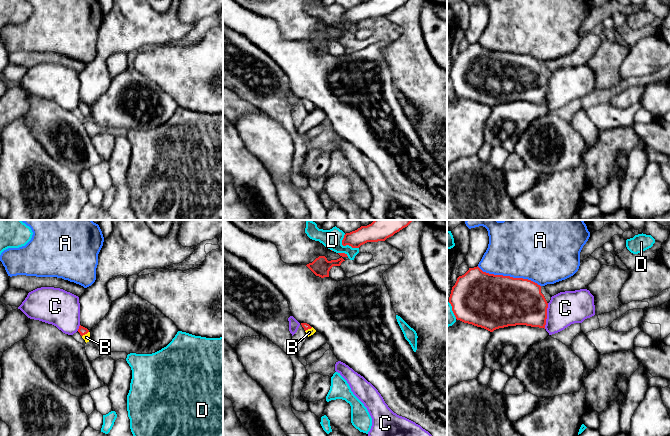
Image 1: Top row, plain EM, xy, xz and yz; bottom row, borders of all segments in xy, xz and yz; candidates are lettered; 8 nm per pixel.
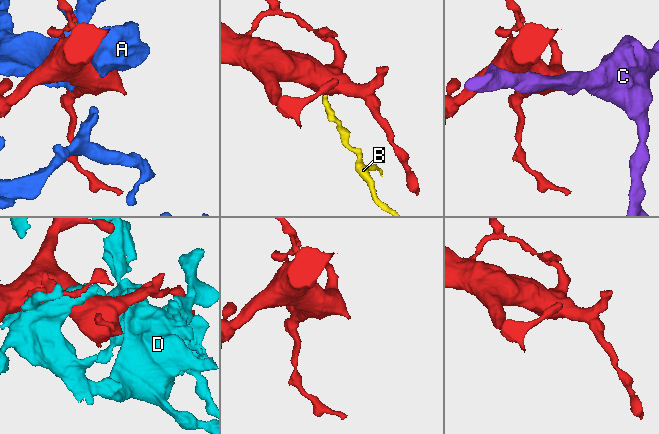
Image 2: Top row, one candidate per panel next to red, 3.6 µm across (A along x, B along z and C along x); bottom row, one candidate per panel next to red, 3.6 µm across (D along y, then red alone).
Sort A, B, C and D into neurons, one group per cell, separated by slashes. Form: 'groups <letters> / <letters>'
groups A / B / C / D

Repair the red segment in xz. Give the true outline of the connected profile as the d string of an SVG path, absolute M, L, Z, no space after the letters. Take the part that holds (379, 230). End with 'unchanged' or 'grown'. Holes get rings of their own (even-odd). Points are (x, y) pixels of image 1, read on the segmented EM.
M374 220L367 226L361 226L355 231L346 233L342 245L359 248L367 242L385 241L411 222L411 220Z; unchanged

